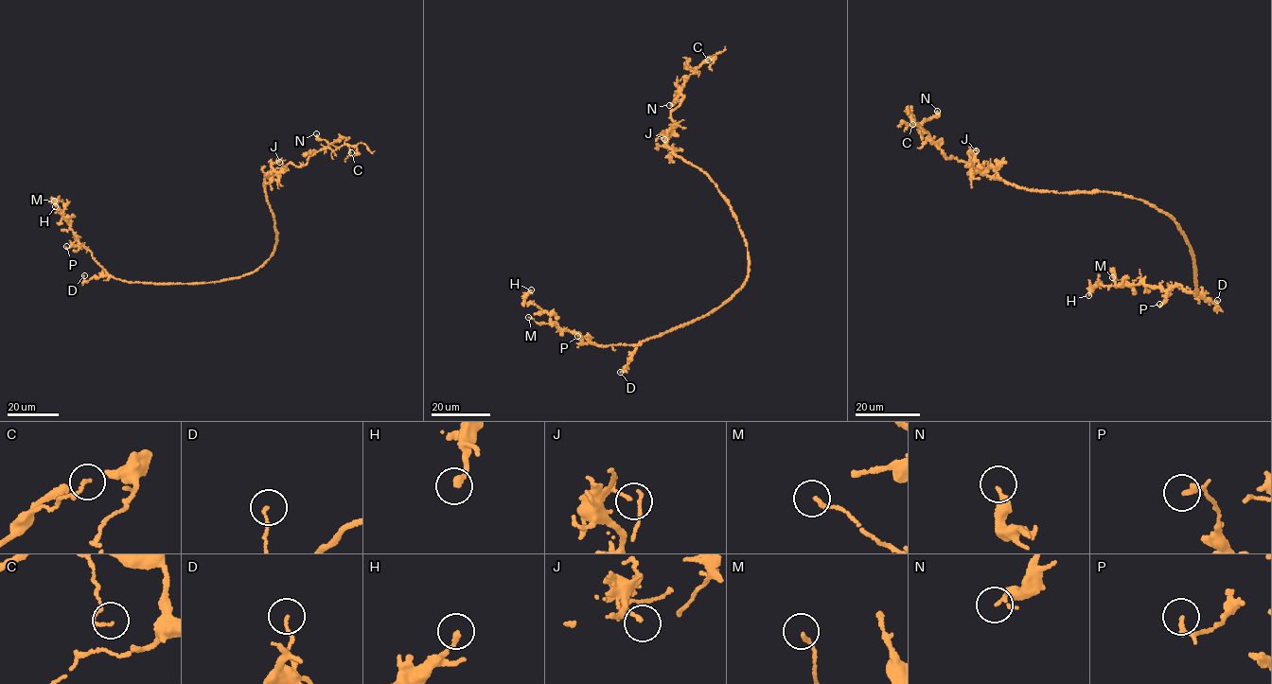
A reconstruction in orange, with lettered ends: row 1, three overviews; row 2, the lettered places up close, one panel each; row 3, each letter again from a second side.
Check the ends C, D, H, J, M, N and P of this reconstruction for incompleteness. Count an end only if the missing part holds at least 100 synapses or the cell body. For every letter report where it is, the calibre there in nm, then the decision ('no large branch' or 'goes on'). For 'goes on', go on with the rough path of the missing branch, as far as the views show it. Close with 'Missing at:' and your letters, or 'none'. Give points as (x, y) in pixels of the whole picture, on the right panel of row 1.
C: at (912, 124); 110 nm thick; no large branch
D: at (1217, 300); 100 nm thick; no large branch
H: at (1088, 295); 220 nm thick; no large branch
J: at (976, 150); 90 nm thick; no large branch
M: at (1112, 277); 140 nm thick; no large branch
N: at (937, 111); 170 nm thick; no large branch
P: at (1159, 304); 220 nm thick; no large branch
Missing at: none

